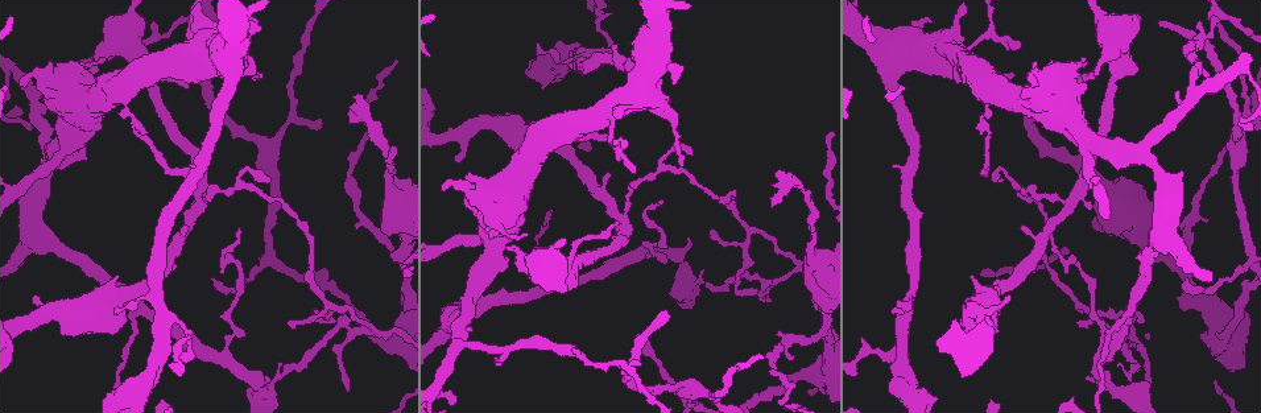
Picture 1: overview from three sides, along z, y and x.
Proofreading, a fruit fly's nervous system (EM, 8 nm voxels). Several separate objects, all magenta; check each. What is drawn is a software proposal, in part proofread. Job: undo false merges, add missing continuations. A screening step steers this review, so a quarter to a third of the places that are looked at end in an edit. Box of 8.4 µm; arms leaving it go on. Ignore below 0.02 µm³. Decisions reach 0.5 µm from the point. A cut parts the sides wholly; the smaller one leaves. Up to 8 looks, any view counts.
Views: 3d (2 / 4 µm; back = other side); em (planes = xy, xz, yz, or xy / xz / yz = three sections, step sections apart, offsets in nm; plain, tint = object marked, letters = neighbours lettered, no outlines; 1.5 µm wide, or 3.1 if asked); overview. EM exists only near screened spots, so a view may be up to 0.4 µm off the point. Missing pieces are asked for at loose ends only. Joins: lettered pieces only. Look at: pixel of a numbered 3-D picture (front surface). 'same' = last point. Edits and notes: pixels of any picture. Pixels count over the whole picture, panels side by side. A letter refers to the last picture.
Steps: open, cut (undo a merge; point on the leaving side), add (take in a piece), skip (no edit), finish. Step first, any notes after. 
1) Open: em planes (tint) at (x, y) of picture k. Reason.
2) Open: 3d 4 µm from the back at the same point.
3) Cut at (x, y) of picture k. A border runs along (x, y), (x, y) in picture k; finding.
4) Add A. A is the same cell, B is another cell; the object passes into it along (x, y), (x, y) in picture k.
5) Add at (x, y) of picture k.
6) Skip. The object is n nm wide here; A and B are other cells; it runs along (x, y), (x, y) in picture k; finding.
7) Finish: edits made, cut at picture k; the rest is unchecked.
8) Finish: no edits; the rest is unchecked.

Open: em planes (tint) at (377, 331) of picture 1. Sharp bend.

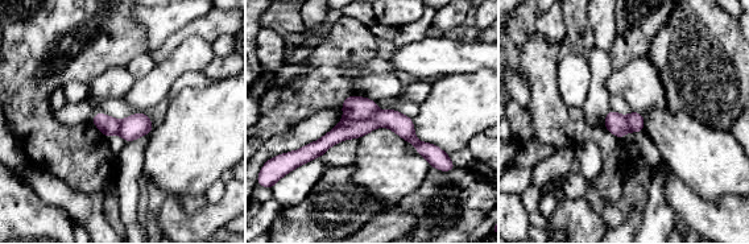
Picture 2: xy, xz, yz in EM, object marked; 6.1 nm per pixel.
Open: em planes (letters) at the same point. See the neighbours.

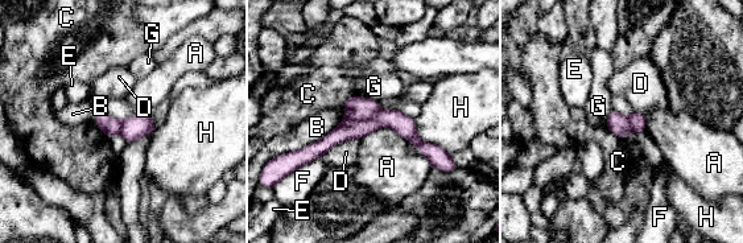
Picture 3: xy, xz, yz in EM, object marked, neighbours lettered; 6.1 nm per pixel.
Cut at (359, 107) of picture 3. The longest contact is with B, 500 nm; A, B, C, D, E, F, G and H are other cells; a border runs along (379, 111), (367, 119), (346, 116) in picture 3; two neurons meet here.

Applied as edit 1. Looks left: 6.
Open: em yz step 4 (plain) at (358, 97) of picture 1. An open end.

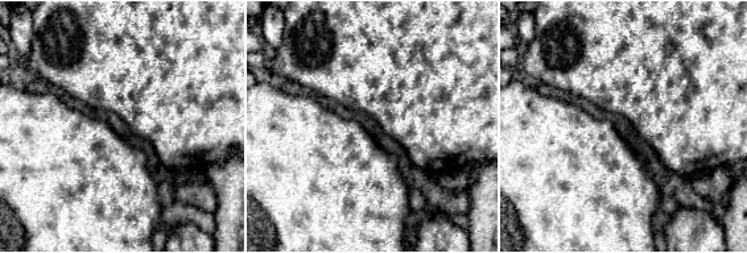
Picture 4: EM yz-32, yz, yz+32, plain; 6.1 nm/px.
Open: em yz step 4 (tint) at the same point.

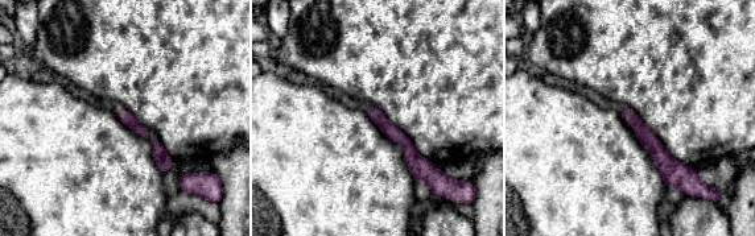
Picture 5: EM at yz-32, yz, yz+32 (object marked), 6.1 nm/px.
Open: em yz step 4 (letters) at the same point. See the neighbours.

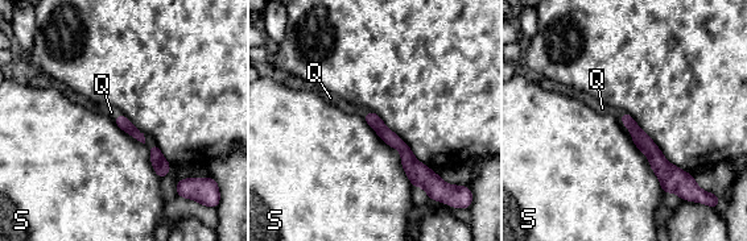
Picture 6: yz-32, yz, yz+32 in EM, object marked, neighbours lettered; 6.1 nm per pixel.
Add Q. The object is 80 nm wide here; Q is the same cell, S is another cell; the object passes into it along (391, 138), (366, 115), (330, 98) in picture 6; it goes on there.

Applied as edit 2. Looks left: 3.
Finish: edits made, cut at picture 3, add at picture 6; the rest is unchecked.

